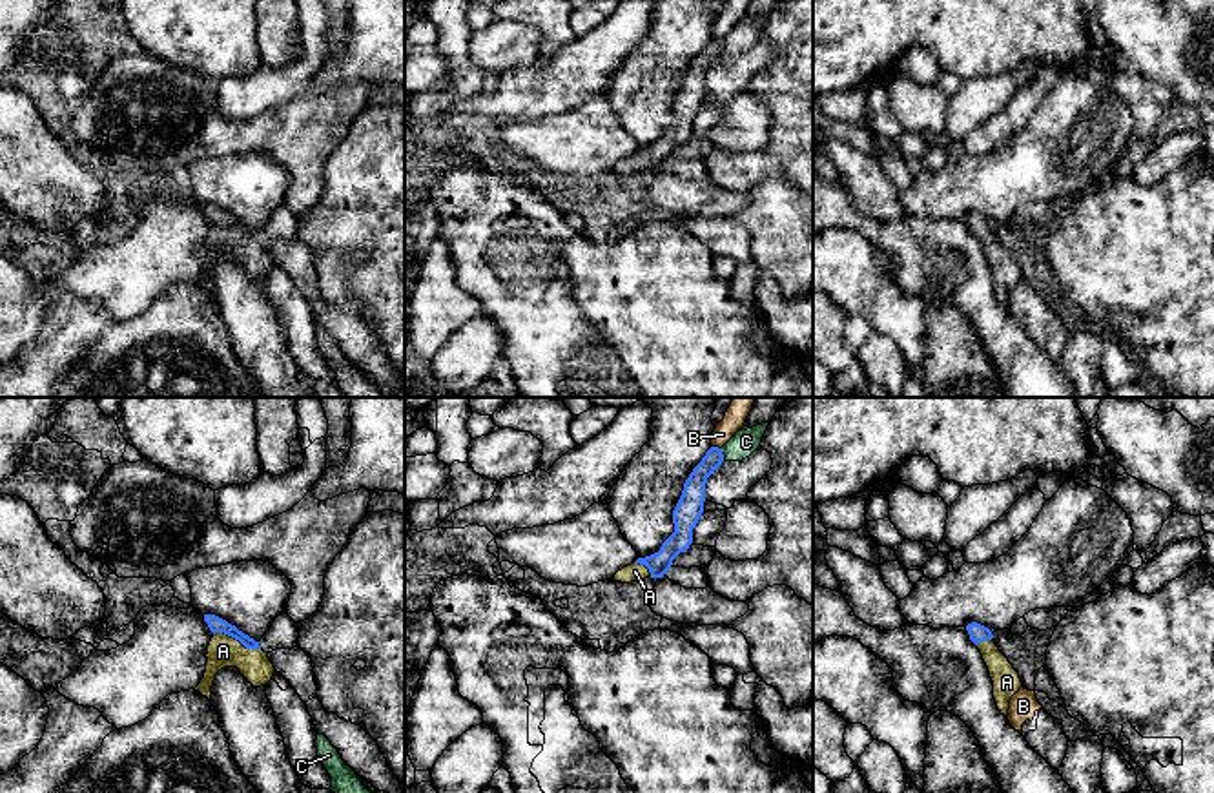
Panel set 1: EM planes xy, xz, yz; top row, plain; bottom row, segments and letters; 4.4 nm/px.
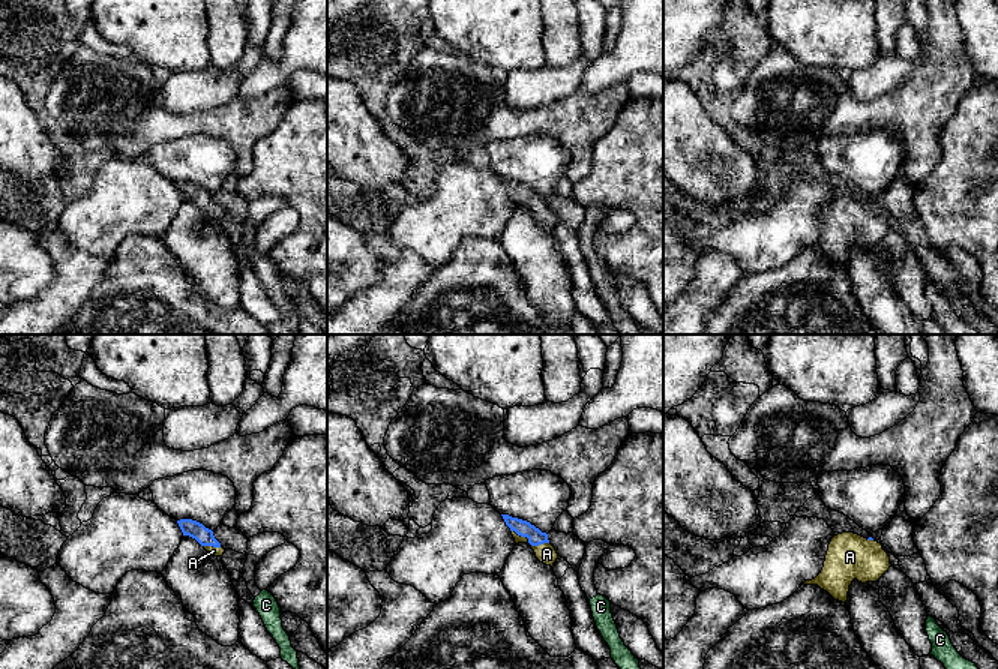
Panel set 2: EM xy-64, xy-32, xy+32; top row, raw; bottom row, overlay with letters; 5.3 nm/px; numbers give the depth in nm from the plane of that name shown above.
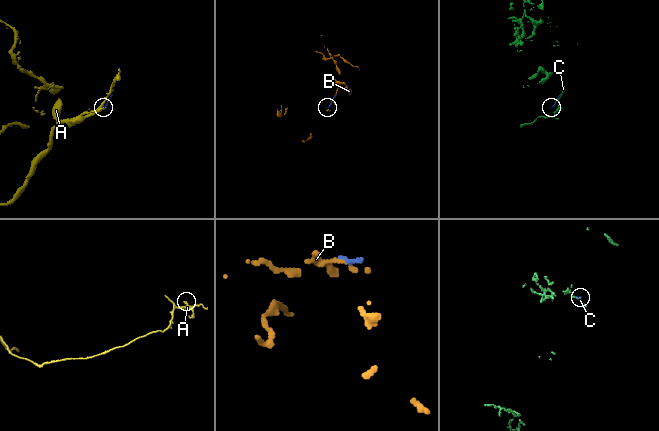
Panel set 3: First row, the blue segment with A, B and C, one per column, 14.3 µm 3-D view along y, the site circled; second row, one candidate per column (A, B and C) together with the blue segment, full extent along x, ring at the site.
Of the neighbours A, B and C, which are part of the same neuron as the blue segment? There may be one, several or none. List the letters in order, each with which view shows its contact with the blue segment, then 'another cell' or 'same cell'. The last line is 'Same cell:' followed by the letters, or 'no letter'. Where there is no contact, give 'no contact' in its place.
A: contact in xy; same cell
B: contact in xz; another cell
C: contact in xz; another cell
Same cell: A

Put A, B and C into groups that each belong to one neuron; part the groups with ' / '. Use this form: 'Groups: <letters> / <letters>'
Groups: A / B / C

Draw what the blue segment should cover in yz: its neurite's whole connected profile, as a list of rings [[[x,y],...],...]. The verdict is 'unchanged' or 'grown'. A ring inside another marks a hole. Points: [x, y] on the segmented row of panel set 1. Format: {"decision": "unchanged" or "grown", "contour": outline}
{"decision": "grown", "contour": [[[972,622],[966,625],[970,640],[977,645],[993,682],[993,698],[1001,715],[1008,716],[1012,696],[1023,687],[1019,673],[999,651],[988,627]]]}

